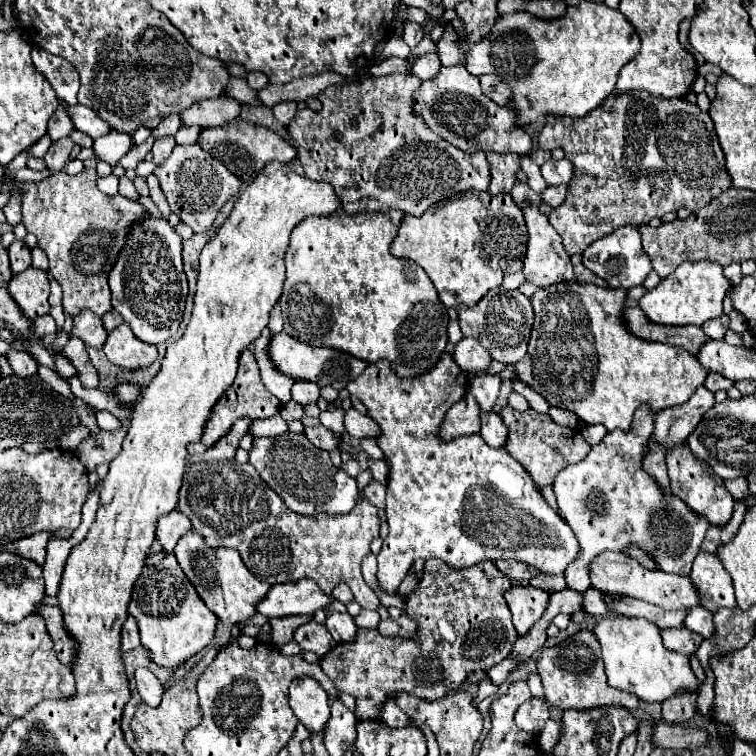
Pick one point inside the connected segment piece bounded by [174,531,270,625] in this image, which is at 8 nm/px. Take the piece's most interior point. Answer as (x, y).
(226, 586)

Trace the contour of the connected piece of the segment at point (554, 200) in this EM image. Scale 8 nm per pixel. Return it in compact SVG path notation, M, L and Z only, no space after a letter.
M546 187L542 191L542 201L550 207L558 207L566 197L566 187Z

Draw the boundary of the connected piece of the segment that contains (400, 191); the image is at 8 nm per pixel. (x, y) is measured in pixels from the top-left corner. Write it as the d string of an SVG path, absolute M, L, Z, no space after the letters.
M394 73L394 75L386 75L386 77L366 77L364 81L360 83L346 83L338 95L338 87L332 85L324 91L324 109L322 111L312 111L312 109L300 109L296 113L296 117L288 123L288 133L290 133L290 139L292 143L298 147L298 157L300 157L300 163L304 165L304 173L308 179L316 179L316 181L328 181L334 185L336 189L336 195L340 197L342 201L342 211L344 213L362 213L362 211L368 211L368 213L388 213L390 209L400 209L408 215L420 215L424 213L430 205L436 205L438 201L444 201L456 193L462 193L462 191L486 191L488 189L488 183L490 183L490 165L486 165L486 155L484 153L462 153L458 147L442 141L442 137L438 137L436 133L430 133L430 129L426 129L426 125L422 125L422 121L418 121L412 113L412 93L414 89L418 89L420 85L420 79L412 73Z

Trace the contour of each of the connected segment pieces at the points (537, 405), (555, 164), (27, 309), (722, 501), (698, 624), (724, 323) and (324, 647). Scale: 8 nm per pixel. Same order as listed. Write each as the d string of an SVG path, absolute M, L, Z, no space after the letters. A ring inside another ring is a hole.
M518 379L514 381L514 391L520 393L520 395L528 401L528 405L530 405L534 411L538 411L538 413L546 413L546 411L548 411L548 403L546 403L546 399L544 399L542 395L534 393L534 389L530 389L528 385L522 385Z
M550 159L548 163L544 163L540 167L540 171L542 171L542 177L548 185L568 185L570 179L572 179L574 167L566 159L562 159L562 161Z
M30 267L24 273L14 275L8 285L8 291L12 299L18 303L24 317L32 321L50 311L50 303L48 303L50 283L48 283L46 271L42 269Z
M686 443L682 447L666 451L666 465L668 465L668 475L670 475L674 495L680 497L696 515L704 517L710 525L716 527L724 527L732 519L734 497L728 493L722 479L718 485L718 477L714 477L714 473L710 473L706 465L702 465L702 461L694 461L694 455L690 453Z
M696 607L688 613L686 621L684 621L684 627L688 627L690 631L702 635L704 639L710 639L714 635L714 621L712 621L712 615L706 613L706 609L702 607Z
M722 315L722 317L716 317L714 321L706 321L702 323L702 331L710 337L710 339L724 339L726 335L726 329L728 329L728 315Z
M309 621L300 626L295 631L294 637L303 651L312 651L318 657L326 655L336 645L334 639L330 637L328 629L324 625L318 625L314 621ZM306 635L308 635L308 639L306 639Z

